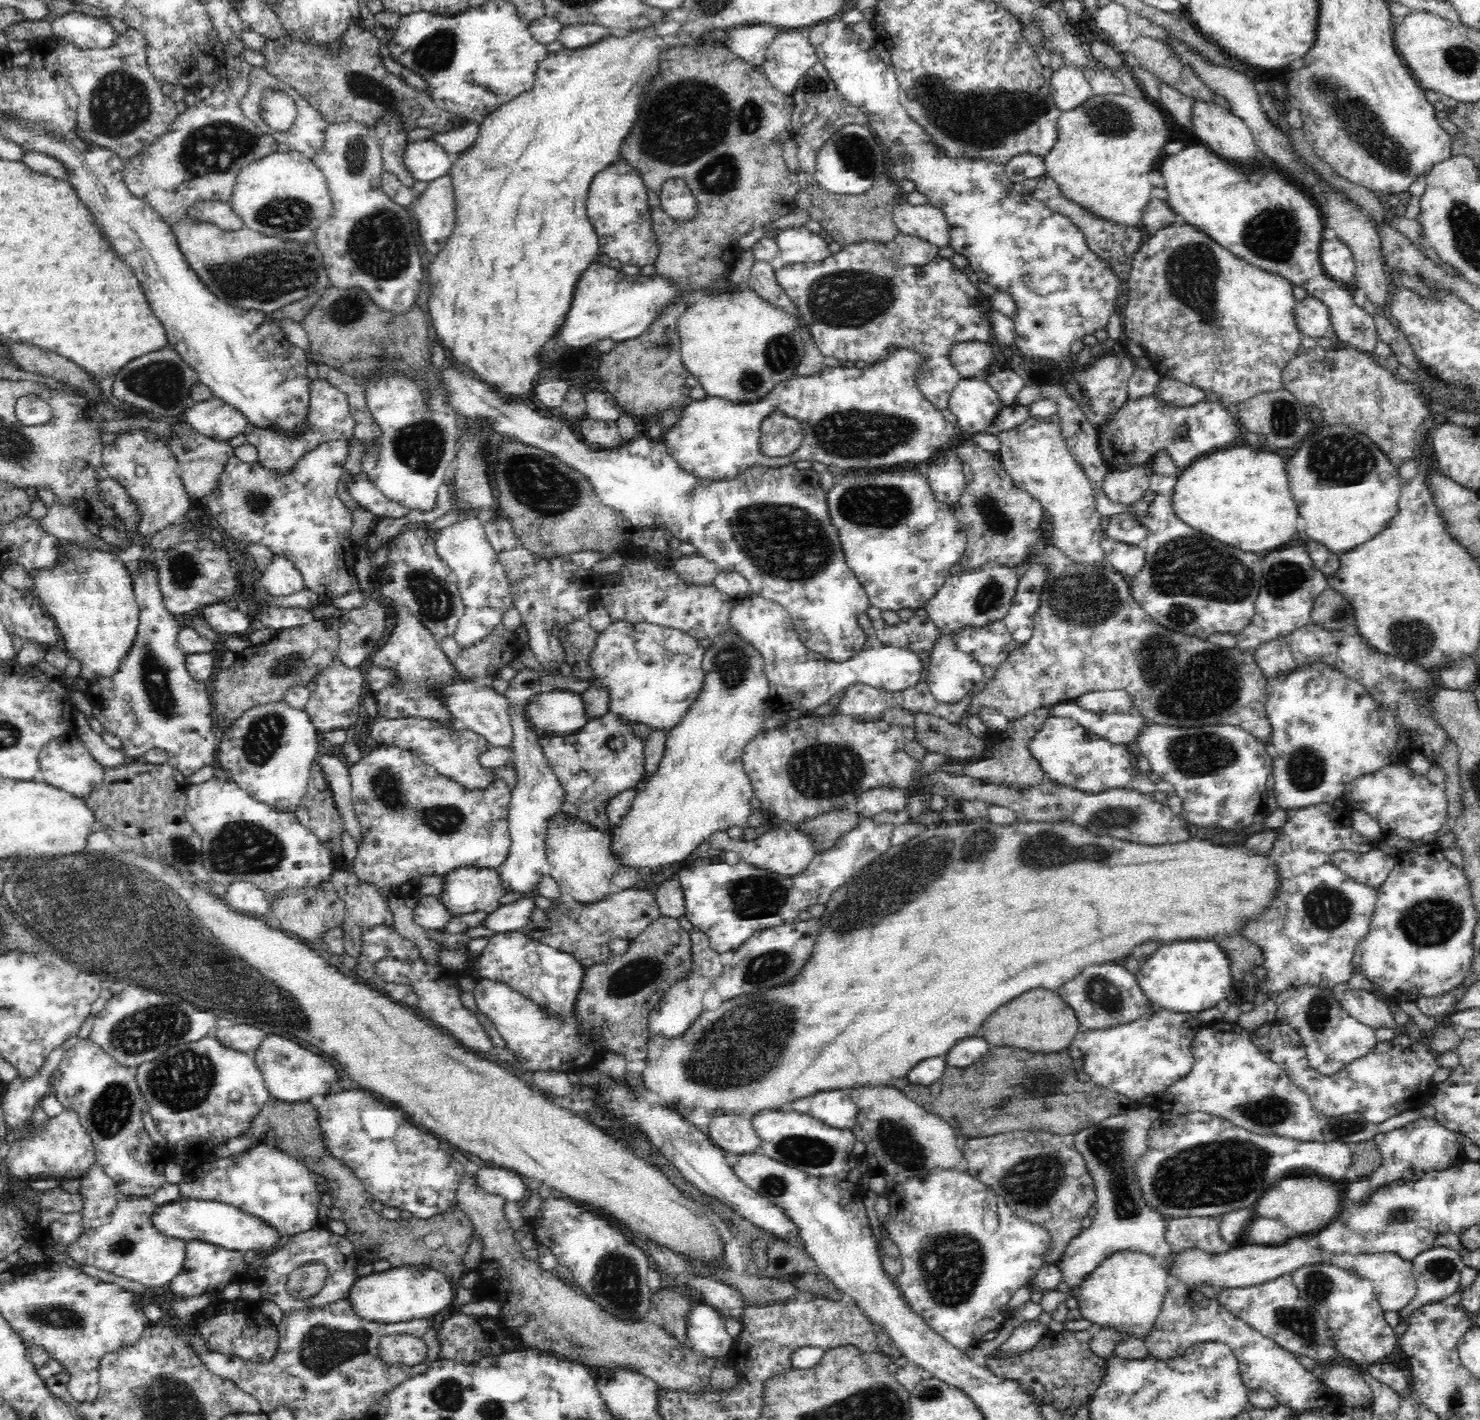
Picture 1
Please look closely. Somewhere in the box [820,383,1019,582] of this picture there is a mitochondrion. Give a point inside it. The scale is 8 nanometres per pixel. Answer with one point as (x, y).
(884, 506)

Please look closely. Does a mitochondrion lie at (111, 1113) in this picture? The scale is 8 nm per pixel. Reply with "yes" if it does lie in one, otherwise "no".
yes

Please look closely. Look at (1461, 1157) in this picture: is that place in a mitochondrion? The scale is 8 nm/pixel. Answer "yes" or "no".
no

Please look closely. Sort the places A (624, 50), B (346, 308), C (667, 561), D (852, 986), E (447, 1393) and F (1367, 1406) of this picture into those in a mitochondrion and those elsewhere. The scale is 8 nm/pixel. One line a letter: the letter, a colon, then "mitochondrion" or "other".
A: other
B: mitochondrion
C: other
D: other
E: mitochondrion
F: other

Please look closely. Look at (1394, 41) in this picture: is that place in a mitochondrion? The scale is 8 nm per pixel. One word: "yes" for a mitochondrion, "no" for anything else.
no

